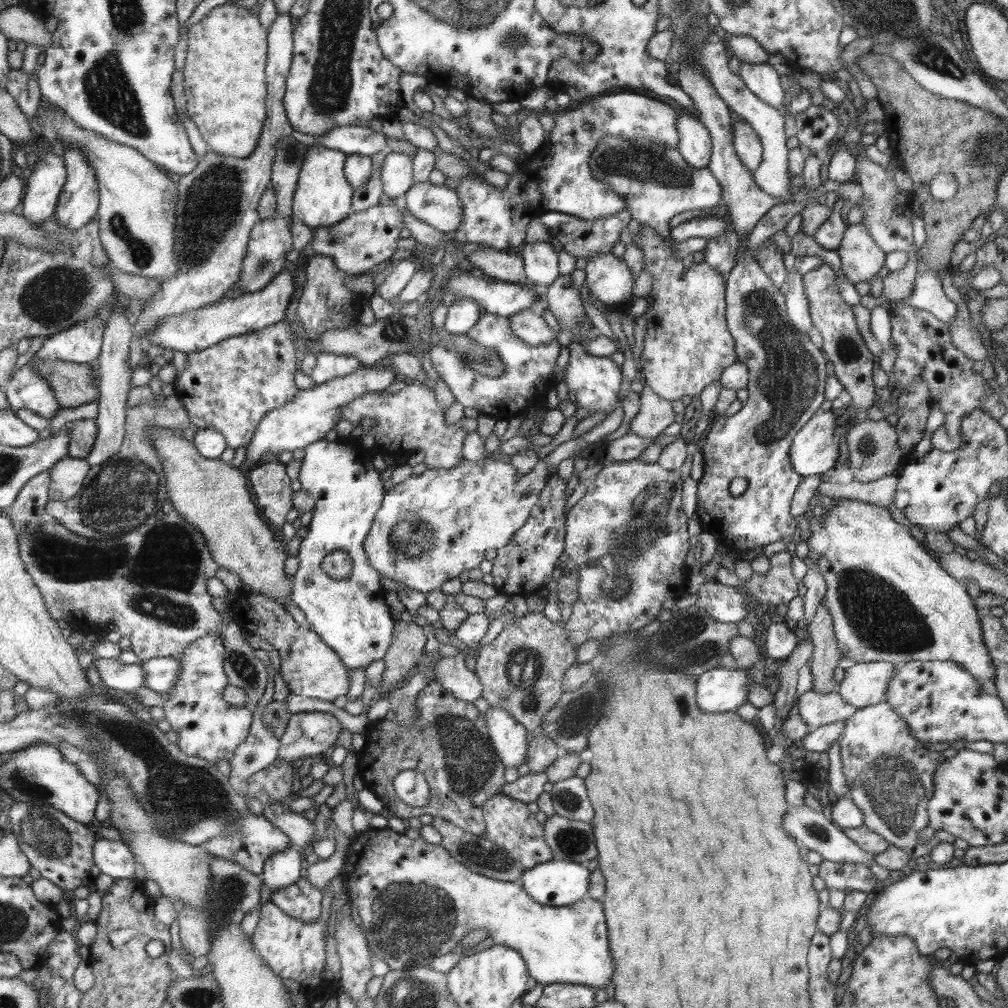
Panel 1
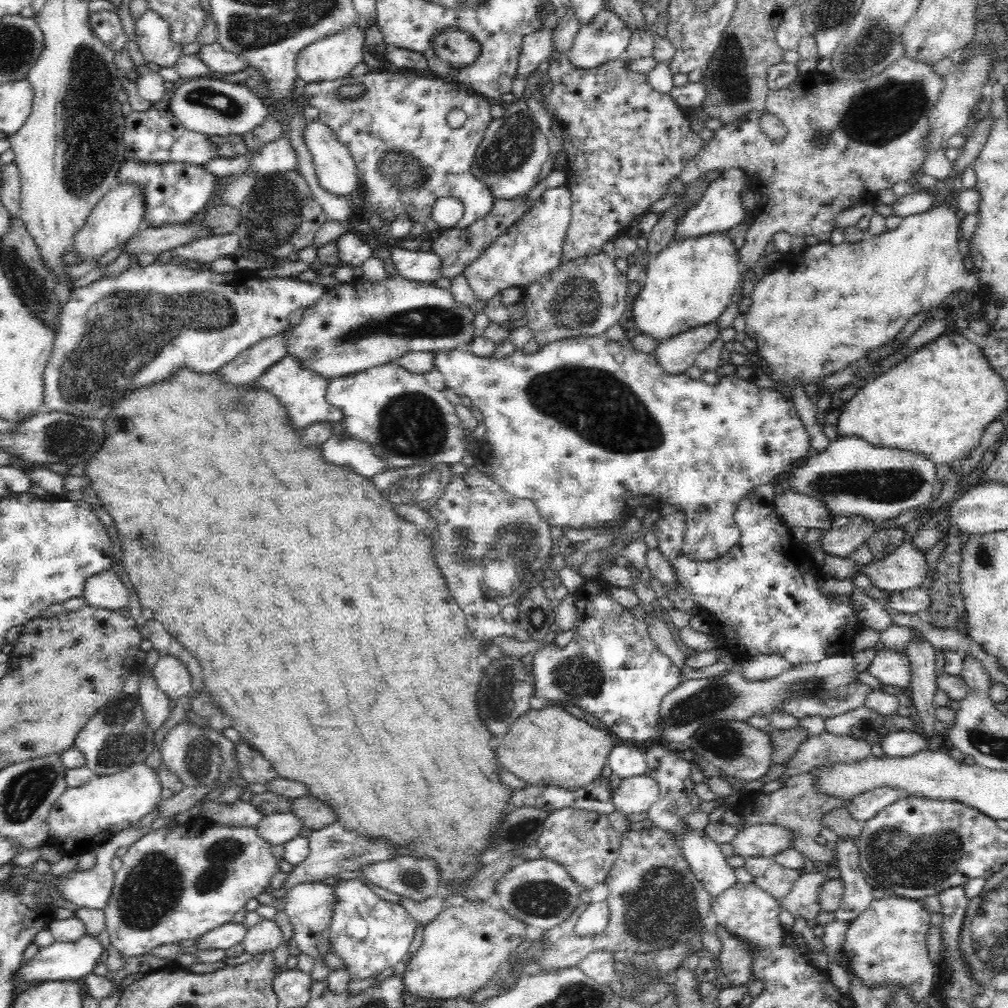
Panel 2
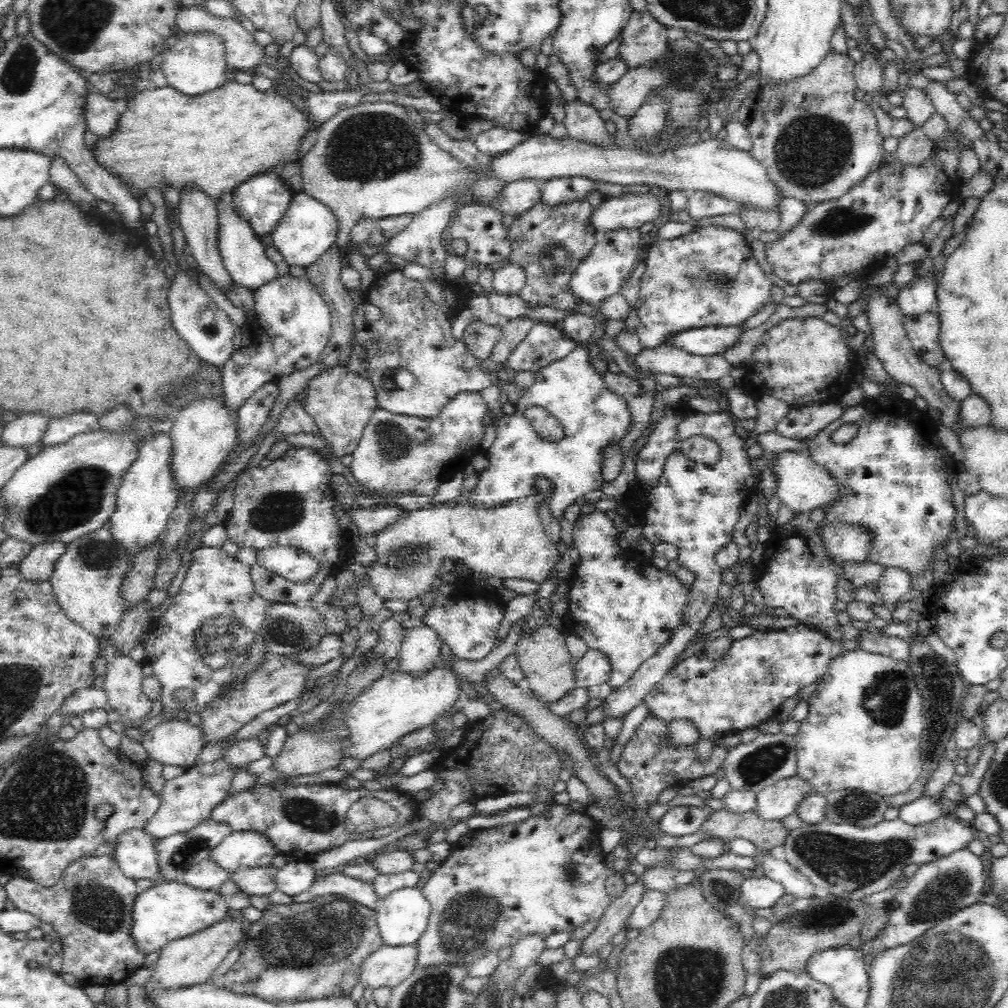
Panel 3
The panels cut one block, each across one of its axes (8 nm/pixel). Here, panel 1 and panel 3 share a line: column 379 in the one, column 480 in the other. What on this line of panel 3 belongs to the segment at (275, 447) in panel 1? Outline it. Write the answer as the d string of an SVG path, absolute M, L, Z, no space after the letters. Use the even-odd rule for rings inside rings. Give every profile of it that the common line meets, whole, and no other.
M392 270L386 276L378 275L368 292L362 297L361 304L353 311L354 350L345 368L361 378L366 378L373 386L380 409L391 414L418 418L436 418L441 411L461 393L480 393L493 385L487 371L480 368L480 361L470 356L461 340L452 336L452 324L448 316L463 310L462 302L473 296L470 286L446 284L444 296L446 306L434 304L424 288L422 281L406 280L402 271ZM367 304L376 305L382 312L380 320L367 321L364 311ZM400 371L409 371L416 377L410 390L396 389L386 392L382 381L393 379Z

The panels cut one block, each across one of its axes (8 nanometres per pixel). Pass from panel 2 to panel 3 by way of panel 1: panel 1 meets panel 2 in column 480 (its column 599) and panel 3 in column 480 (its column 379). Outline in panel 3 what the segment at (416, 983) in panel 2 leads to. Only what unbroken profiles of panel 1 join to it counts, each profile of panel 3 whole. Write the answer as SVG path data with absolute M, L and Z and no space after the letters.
M554 803L549 806L549 813L550 816L548 817L532 815L526 820L504 826L469 830L458 842L451 844L450 856L440 862L438 868L431 872L429 880L422 888L424 896L431 905L431 912L426 930L417 940L418 962L416 962L416 966L427 967L428 965L441 965L442 963L452 963L453 965L456 962L471 963L479 960L487 953L497 952L499 948L504 946L514 946L517 940L526 933L540 933L546 937L566 929L575 930L589 921L599 921L612 900L612 897L606 892L609 871L605 867L604 852L602 852L602 848L598 844L598 834L600 834L602 827L596 820L574 805Z

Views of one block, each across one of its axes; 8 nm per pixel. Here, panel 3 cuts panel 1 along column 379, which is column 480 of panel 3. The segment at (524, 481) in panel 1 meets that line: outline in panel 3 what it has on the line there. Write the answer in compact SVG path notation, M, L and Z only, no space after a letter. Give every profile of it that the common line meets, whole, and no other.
M539 476L533 488L534 496L508 502L498 509L480 511L472 509L468 503L456 507L445 503L439 508L405 512L402 518L376 533L376 559L366 567L376 595L384 603L392 599L421 598L430 591L446 558L488 577L517 578L542 584L561 557L561 545L550 542L538 517L542 501L553 494L552 483Z

